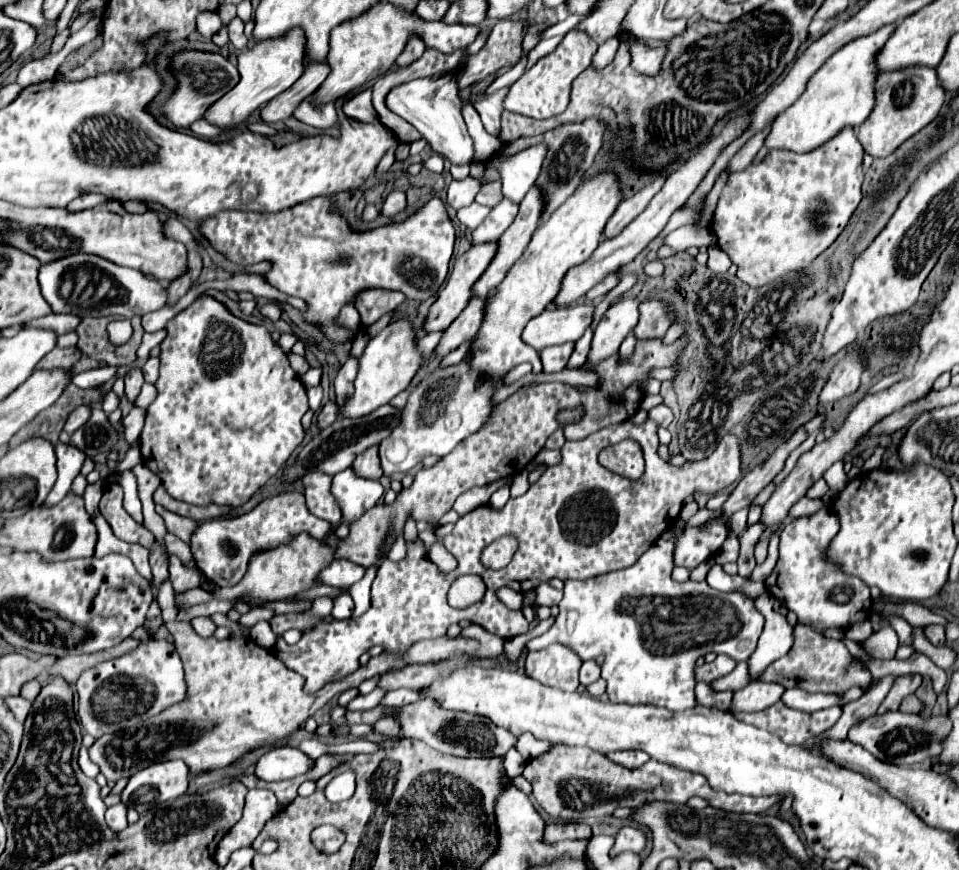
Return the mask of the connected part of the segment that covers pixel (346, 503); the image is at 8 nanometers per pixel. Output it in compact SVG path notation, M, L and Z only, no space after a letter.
M347 468L333 478L333 488L331 492L335 494L343 518L347 522L359 518L365 510L371 510L379 498L383 496L383 486L377 480L367 480L361 478L353 472L353 468Z

